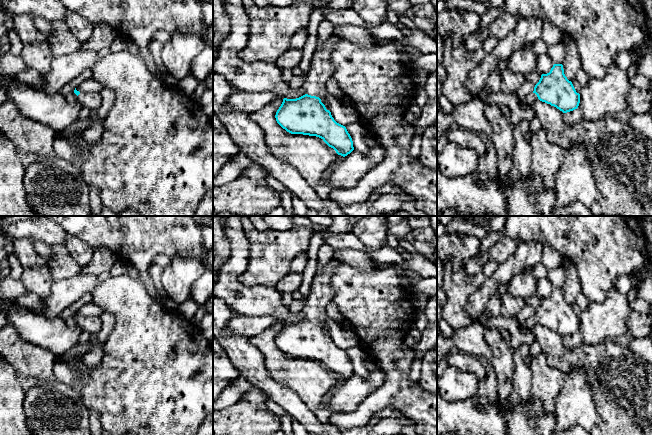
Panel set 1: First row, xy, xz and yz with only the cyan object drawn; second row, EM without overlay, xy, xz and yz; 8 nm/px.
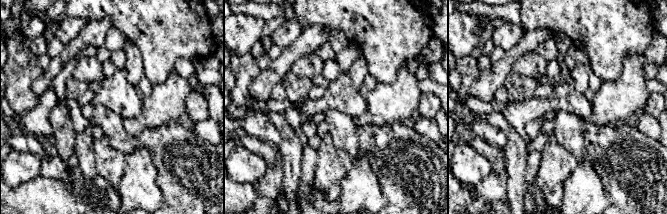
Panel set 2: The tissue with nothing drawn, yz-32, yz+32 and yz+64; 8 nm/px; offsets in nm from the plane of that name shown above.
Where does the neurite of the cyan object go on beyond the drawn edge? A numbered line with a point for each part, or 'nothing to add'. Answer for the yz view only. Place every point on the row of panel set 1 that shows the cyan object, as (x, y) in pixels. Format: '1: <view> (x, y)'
1: yz (530, 99)

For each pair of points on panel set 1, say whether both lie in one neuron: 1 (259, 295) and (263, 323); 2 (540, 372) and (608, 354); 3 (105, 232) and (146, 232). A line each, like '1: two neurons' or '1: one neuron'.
1: two neurons
2: two neurons
3: one neuron

